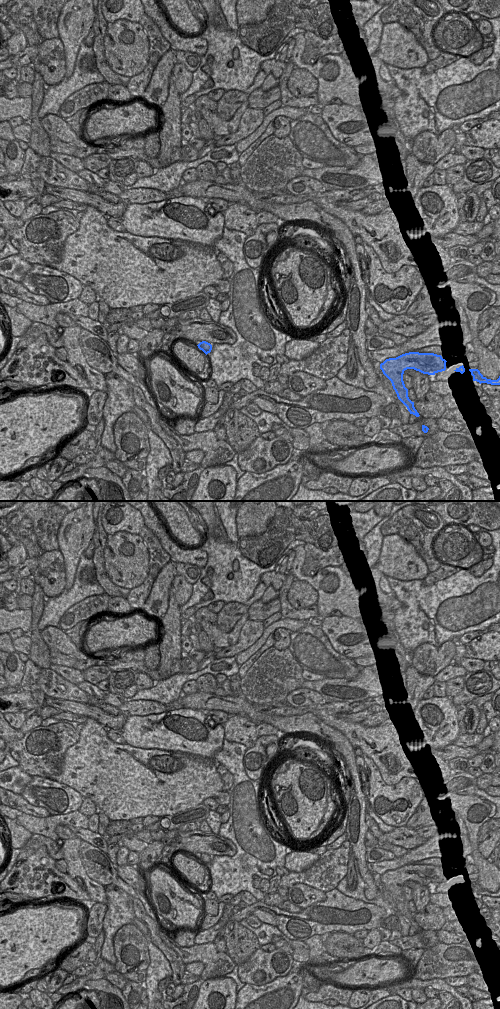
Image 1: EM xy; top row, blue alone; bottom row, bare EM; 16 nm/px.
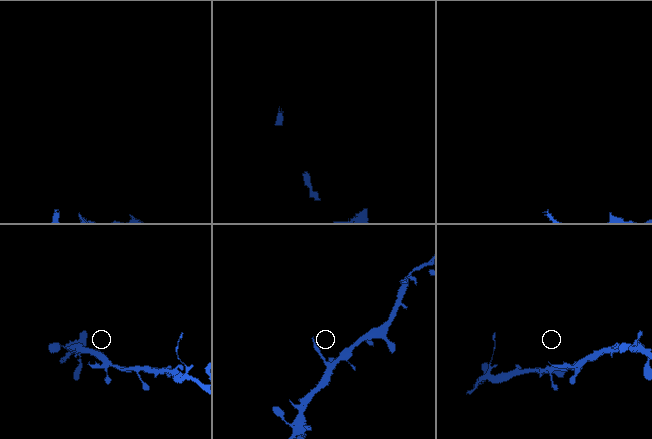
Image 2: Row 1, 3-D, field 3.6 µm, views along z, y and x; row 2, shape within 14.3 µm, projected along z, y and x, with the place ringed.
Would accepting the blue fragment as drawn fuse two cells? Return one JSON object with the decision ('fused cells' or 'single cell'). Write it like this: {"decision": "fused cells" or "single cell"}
{"decision": "single cell"}

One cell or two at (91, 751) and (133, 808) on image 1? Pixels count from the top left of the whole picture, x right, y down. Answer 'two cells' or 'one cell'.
one cell

